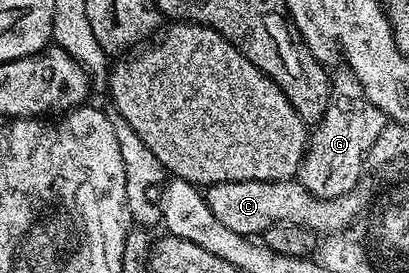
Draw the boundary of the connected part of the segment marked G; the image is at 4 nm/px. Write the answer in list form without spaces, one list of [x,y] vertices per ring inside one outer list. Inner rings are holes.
[[[348,69],[333,72],[330,80],[330,104],[324,117],[313,128],[306,154],[298,164],[297,182],[321,199],[335,199],[355,190],[366,167],[368,148],[388,122],[386,115],[364,93],[360,81]]]

